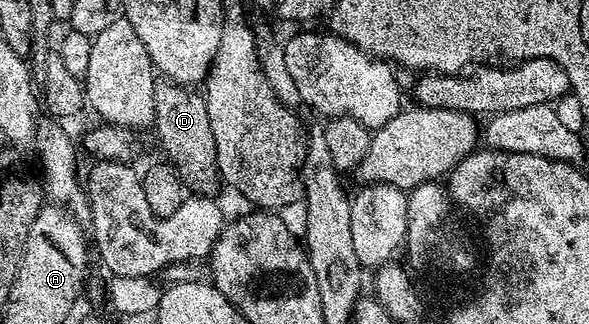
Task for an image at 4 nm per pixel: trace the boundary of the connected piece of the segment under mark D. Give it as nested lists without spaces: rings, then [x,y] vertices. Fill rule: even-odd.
[[[164,77],[155,85],[155,117],[153,127],[157,139],[165,150],[164,158],[172,163],[177,176],[194,196],[209,197],[214,194],[219,176],[215,137],[211,133],[211,117],[207,117],[207,105],[200,90],[183,83],[174,83]]]

